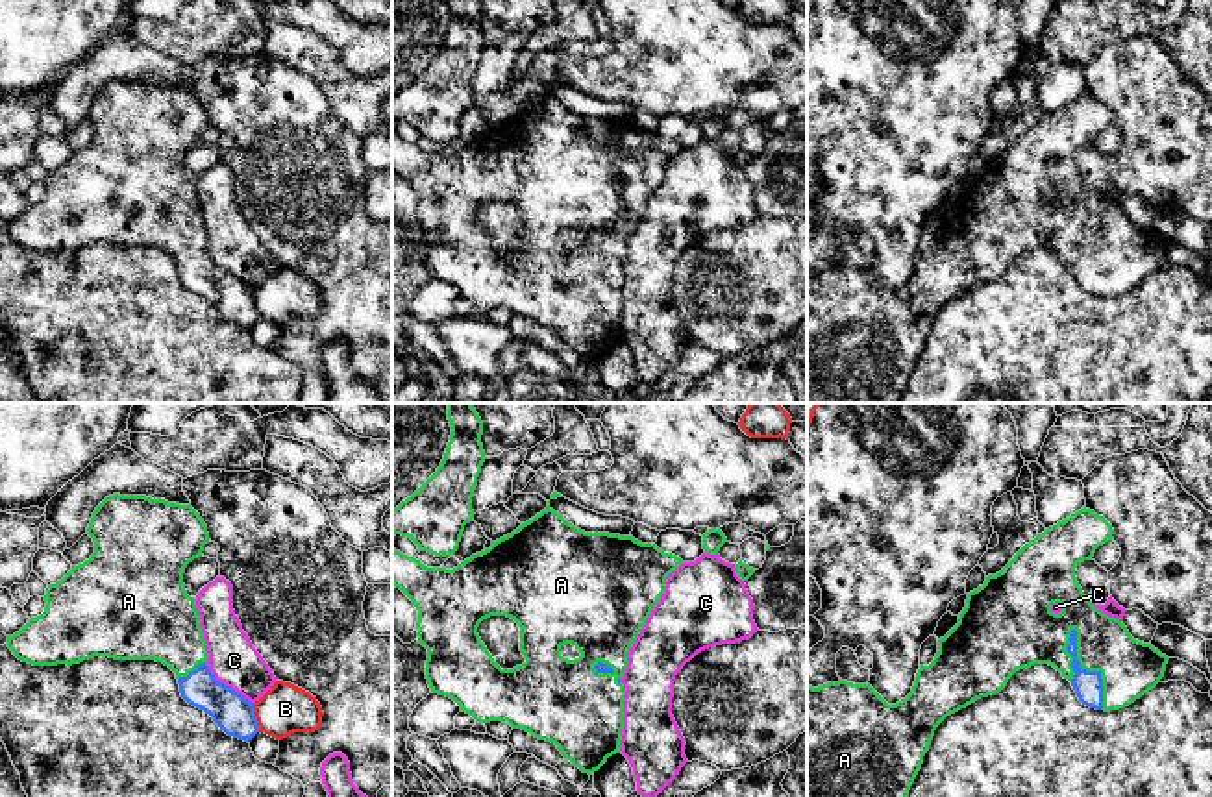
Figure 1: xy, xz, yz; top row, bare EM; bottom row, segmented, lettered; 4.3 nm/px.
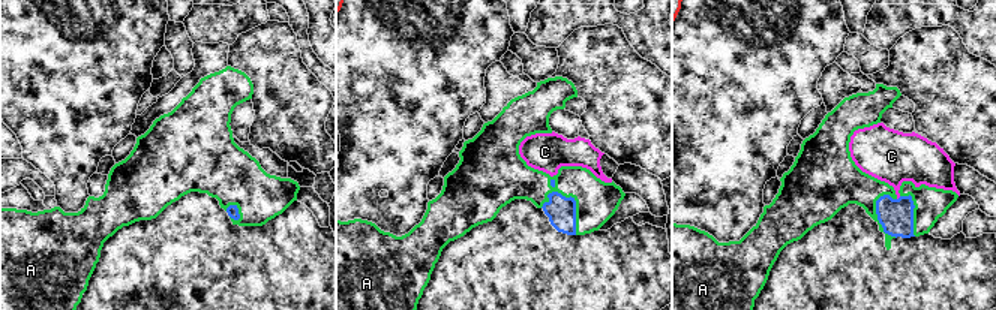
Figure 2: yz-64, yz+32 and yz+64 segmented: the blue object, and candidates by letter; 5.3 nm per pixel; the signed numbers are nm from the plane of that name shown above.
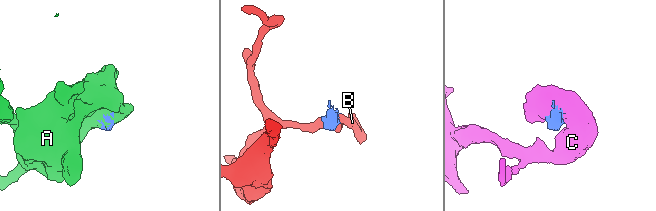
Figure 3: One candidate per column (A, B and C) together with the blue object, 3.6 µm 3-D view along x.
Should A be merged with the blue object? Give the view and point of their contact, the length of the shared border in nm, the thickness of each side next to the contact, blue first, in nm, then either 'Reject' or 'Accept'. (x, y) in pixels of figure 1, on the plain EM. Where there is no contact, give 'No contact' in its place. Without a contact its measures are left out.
Touches blue at yz (1088, 257). Shared border 380 nm. Thickness 130 nm (blue) against 260 nm. Accept

